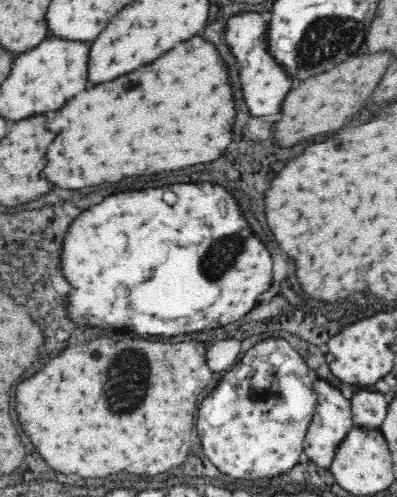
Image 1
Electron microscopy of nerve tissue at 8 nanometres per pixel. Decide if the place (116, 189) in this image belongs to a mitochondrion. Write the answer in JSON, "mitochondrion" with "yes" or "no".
{"mitochondrion":"no"}

